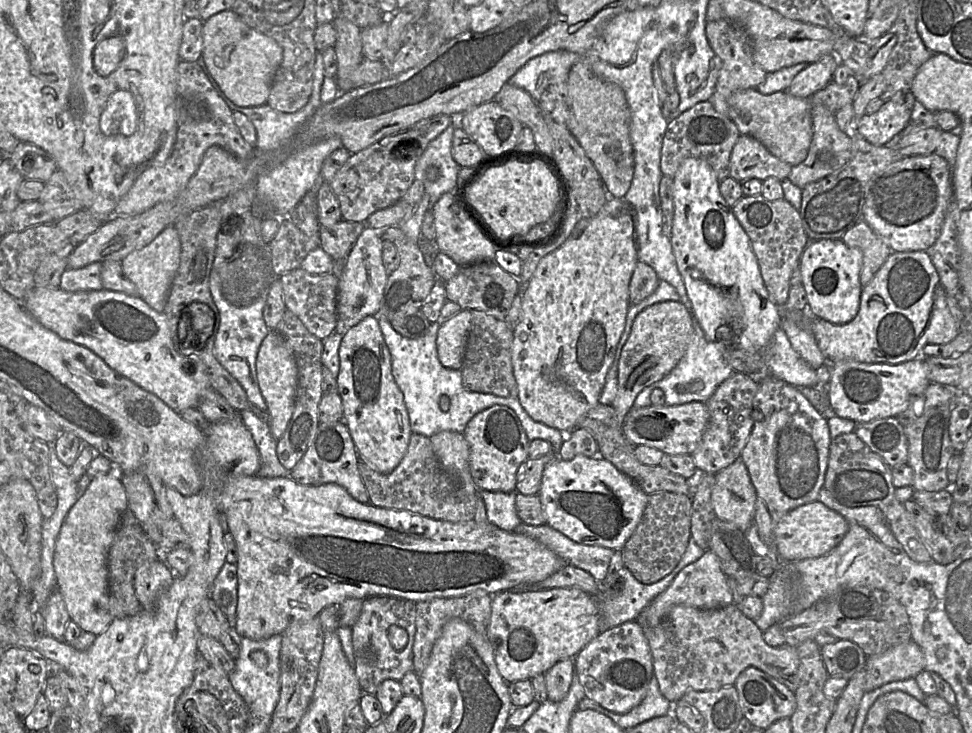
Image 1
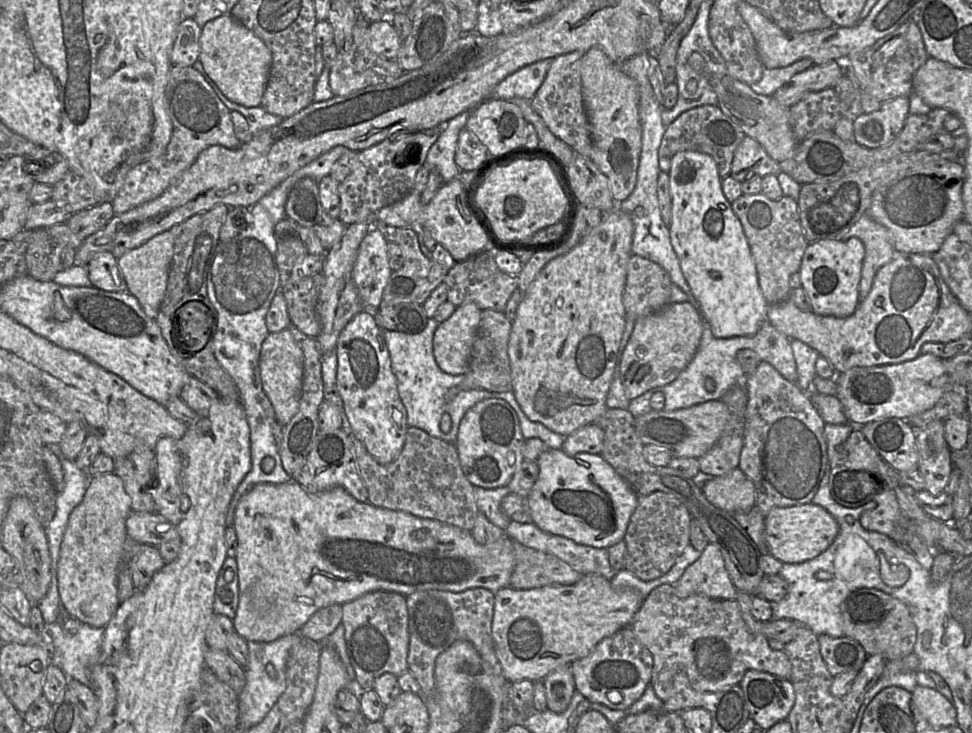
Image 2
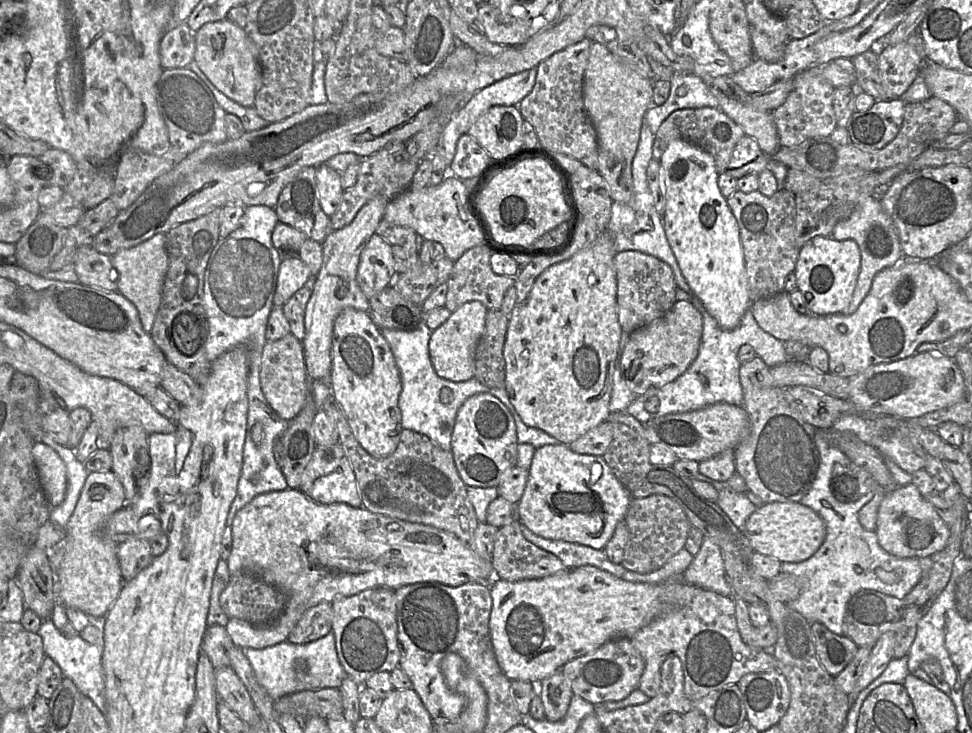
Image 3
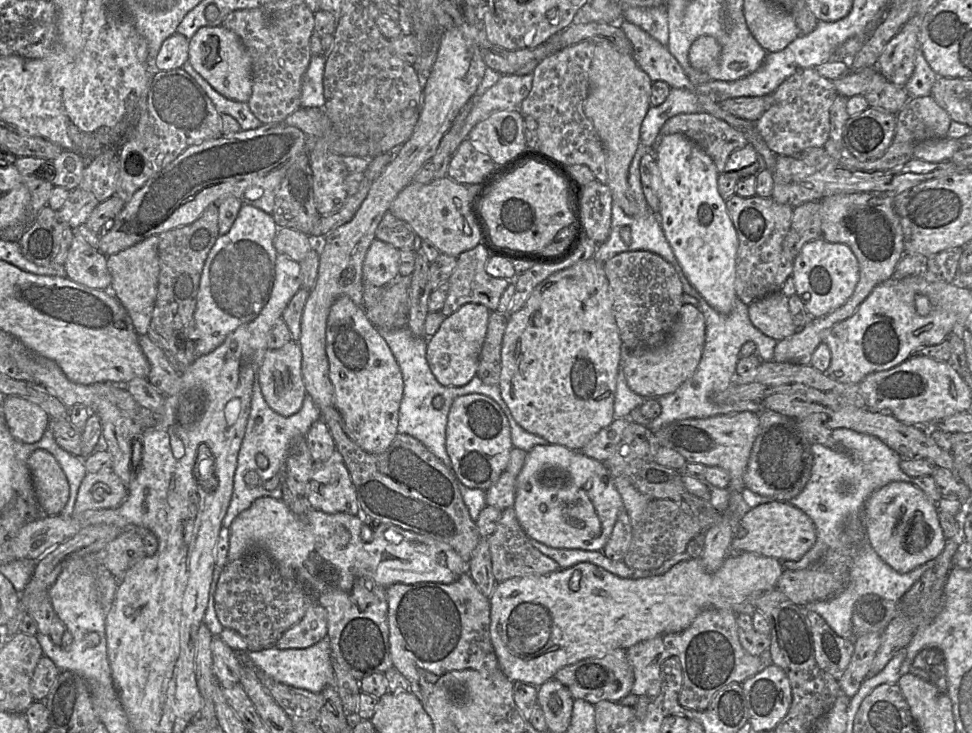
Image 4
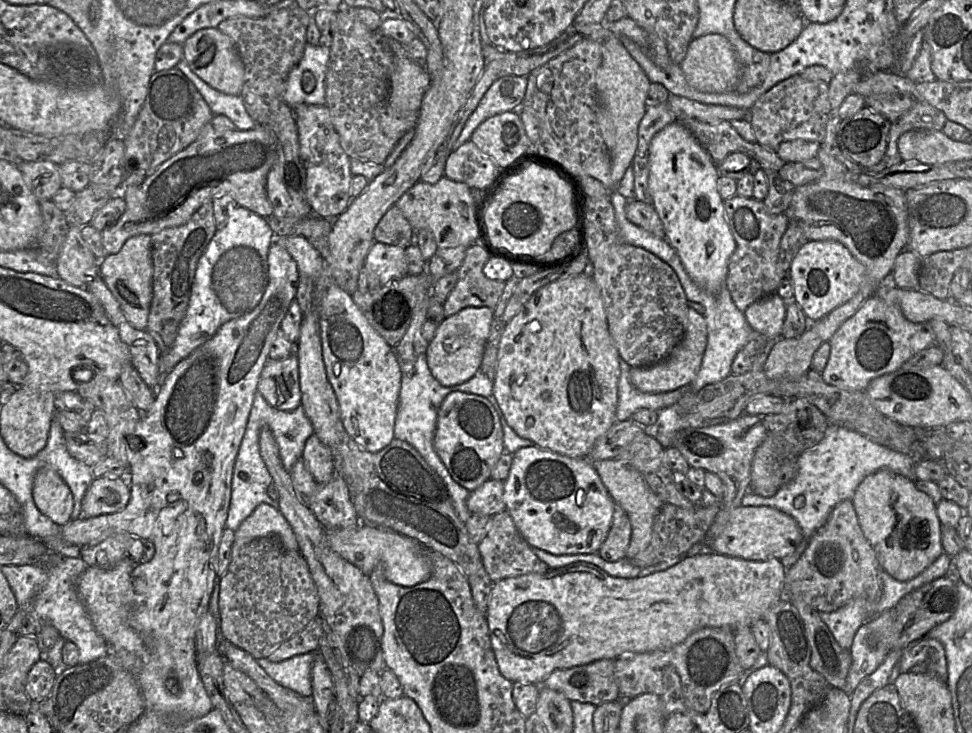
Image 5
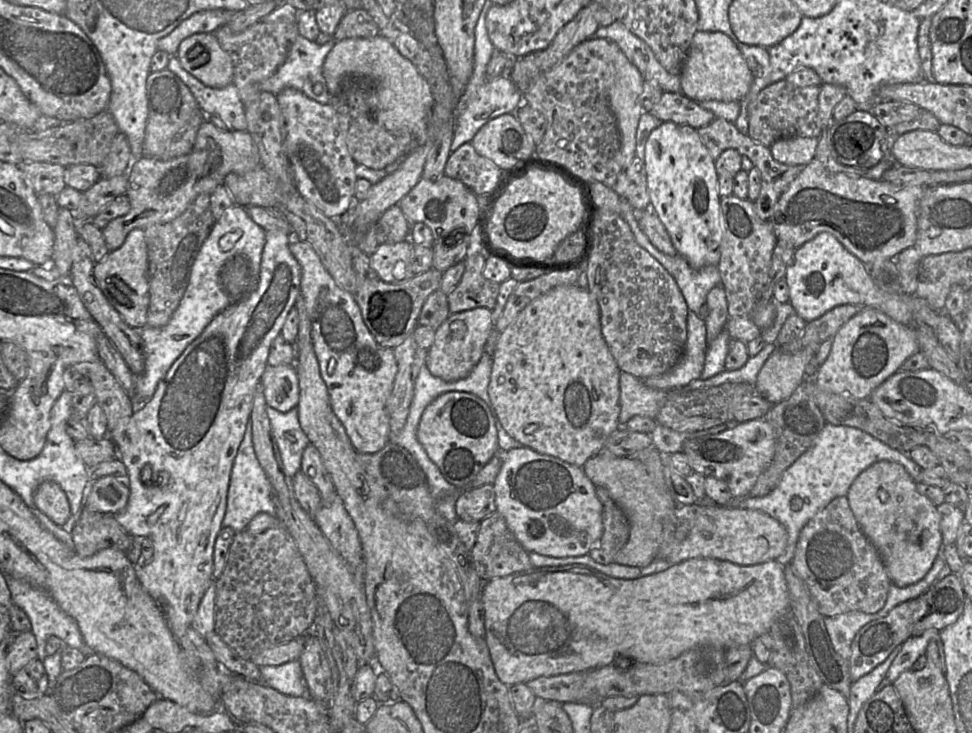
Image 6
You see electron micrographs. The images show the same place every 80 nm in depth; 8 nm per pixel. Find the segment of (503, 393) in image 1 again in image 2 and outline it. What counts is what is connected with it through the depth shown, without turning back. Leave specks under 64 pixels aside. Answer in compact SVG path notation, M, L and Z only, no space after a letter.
M491 309L482 310L478 331L472 345L468 370L464 374L465 378L462 383L457 386L459 390L512 391L510 361L507 352L511 327L512 322L504 312Z

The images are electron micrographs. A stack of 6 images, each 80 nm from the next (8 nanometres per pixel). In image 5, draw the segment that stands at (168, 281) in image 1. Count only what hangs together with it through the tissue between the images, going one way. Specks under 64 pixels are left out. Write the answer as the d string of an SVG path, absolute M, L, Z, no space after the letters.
M151 235L130 237L115 254L99 260L99 275L134 328L146 330L153 298L153 263Z

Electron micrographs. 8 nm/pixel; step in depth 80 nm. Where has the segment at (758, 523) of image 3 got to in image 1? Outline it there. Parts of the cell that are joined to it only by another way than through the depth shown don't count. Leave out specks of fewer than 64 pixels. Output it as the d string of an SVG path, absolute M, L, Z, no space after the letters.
M816 500L791 510L781 518L774 529L774 550L785 562L817 558L837 546L847 531L845 518Z

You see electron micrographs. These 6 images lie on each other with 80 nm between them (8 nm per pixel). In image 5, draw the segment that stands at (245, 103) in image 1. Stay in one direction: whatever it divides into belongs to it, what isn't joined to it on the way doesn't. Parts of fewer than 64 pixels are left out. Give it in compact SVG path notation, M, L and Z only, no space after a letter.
M205 28L191 35L183 44L183 60L201 80L212 88L229 95L241 95L245 69L231 38L218 28Z

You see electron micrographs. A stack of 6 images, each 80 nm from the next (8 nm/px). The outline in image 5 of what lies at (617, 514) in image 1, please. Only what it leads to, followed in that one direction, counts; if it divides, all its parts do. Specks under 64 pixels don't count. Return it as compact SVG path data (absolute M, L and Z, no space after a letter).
M536 445L513 453L503 500L529 545L554 555L598 552L611 528L615 507L588 458L571 458Z

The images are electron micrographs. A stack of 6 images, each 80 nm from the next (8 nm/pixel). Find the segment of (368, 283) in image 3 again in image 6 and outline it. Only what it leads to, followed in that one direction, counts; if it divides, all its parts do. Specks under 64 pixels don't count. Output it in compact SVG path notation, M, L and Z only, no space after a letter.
M381 243L370 257L377 277L386 283L399 283L414 276L412 271L413 243Z

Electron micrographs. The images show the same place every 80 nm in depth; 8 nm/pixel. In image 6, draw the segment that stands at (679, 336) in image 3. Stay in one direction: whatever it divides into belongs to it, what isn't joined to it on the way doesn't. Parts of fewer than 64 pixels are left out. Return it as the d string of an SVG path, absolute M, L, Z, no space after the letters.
M689 310L687 315L687 342L681 359L669 371L641 380L649 388L673 390L699 379L703 372L707 353L706 336L706 321Z

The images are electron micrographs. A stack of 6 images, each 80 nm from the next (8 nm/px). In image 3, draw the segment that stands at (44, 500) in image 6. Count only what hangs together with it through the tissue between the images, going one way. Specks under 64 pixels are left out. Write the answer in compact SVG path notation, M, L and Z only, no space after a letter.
M42 442L34 444L32 455L50 507L59 506L65 499L68 486L66 468L62 459Z

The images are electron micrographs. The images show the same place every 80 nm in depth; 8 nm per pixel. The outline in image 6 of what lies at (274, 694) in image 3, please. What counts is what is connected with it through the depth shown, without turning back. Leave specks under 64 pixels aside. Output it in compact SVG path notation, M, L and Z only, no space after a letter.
M298 659L278 666L260 666L261 683L291 696L306 696L307 685Z

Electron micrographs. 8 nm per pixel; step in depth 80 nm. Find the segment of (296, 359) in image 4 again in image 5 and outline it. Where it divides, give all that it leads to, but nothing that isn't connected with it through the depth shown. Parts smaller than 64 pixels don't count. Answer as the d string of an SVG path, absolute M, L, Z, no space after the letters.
M294 352L283 360L268 359L258 382L258 392L280 411L290 412L301 405L298 357Z

